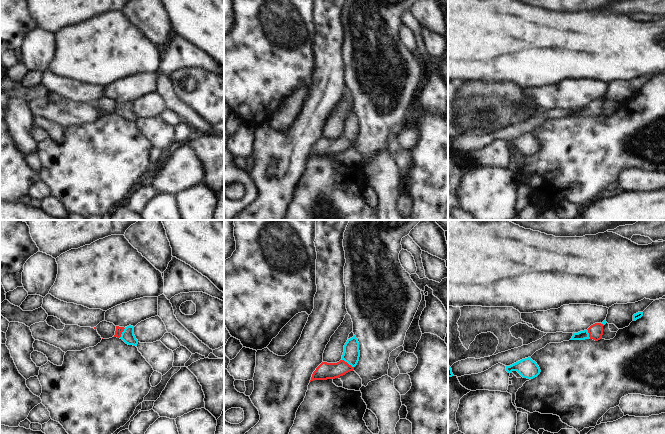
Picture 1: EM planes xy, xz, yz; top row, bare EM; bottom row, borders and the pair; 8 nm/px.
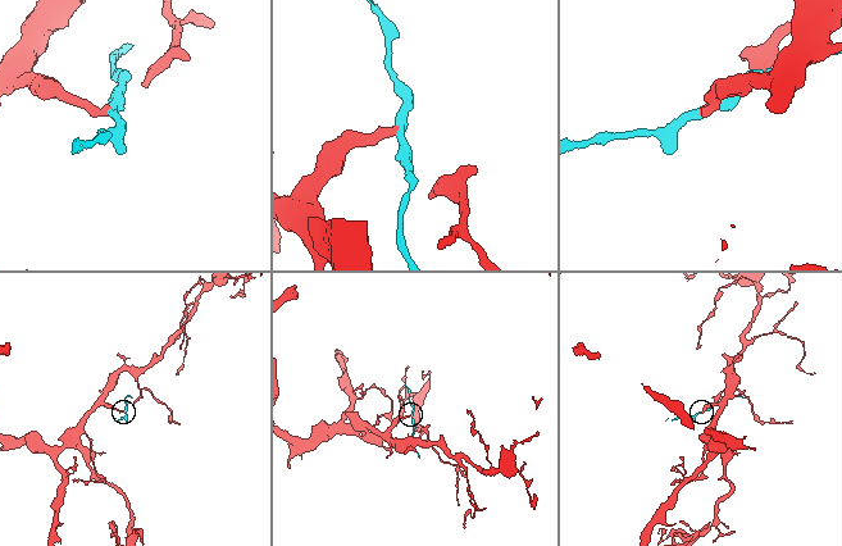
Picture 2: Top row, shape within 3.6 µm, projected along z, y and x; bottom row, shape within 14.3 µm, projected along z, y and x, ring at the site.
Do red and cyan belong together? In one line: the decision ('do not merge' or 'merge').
do not merge

